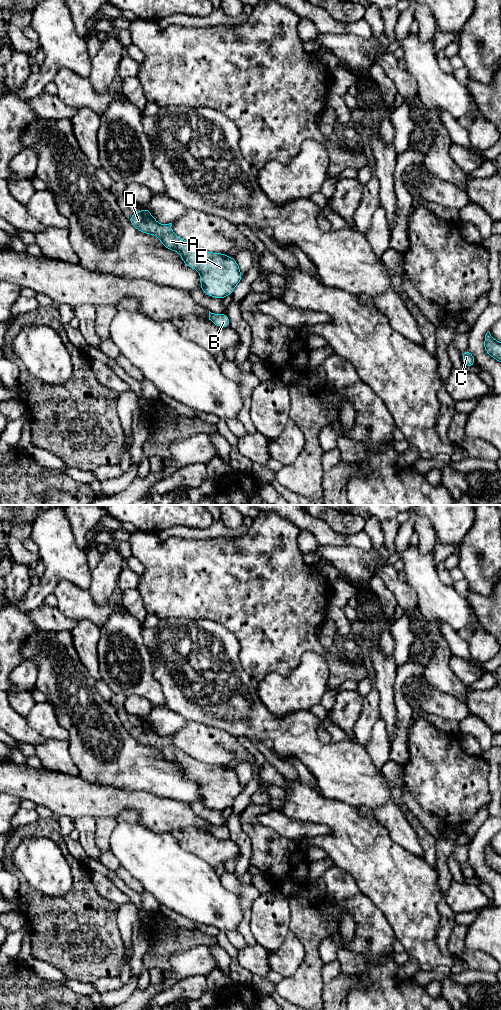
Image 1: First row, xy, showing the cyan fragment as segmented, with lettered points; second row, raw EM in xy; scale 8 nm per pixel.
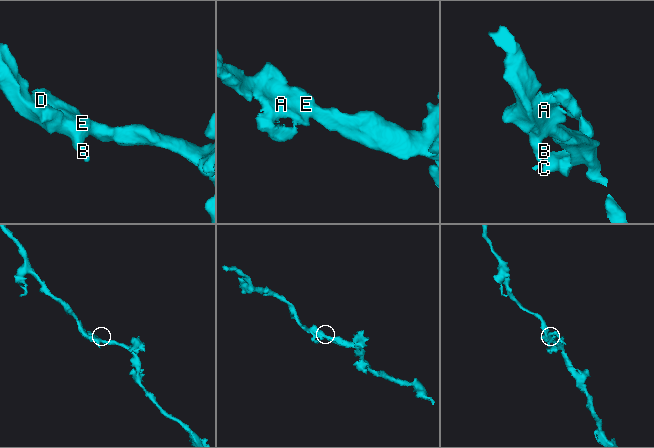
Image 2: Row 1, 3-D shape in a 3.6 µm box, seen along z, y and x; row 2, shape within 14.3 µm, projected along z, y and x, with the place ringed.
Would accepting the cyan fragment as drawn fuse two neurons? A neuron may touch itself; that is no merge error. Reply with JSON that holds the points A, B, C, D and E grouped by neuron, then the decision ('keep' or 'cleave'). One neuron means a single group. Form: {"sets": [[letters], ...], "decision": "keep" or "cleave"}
{"sets": [["A", "B", "C", "D", "E"]], "decision": "keep"}

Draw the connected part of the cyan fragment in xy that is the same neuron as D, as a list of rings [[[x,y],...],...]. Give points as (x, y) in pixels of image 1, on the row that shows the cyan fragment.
[[[146,207],[131,215],[128,220],[142,233],[156,235],[167,249],[180,253],[188,267],[198,270],[201,290],[208,296],[223,299],[232,295],[243,278],[234,258],[226,254],[203,251],[176,236],[171,230],[172,223],[159,224]]]

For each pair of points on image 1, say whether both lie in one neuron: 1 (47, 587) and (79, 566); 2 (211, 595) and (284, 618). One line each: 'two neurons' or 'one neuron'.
1: one neuron
2: one neuron

